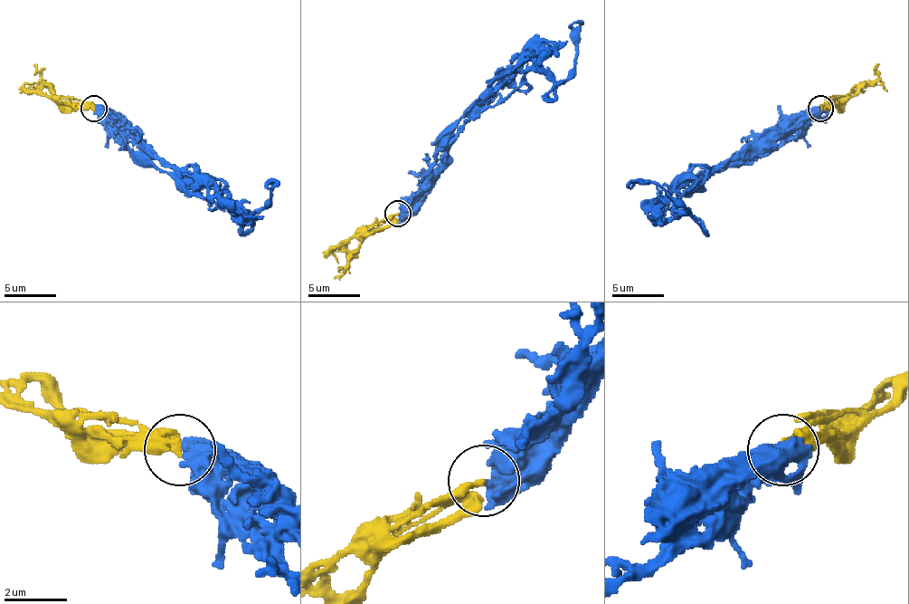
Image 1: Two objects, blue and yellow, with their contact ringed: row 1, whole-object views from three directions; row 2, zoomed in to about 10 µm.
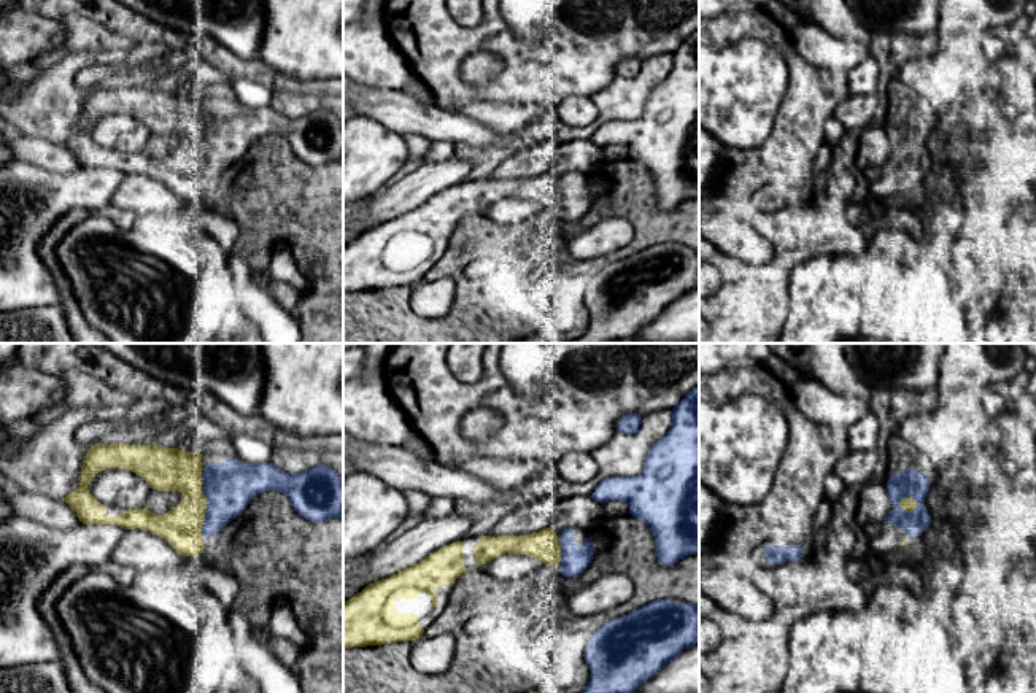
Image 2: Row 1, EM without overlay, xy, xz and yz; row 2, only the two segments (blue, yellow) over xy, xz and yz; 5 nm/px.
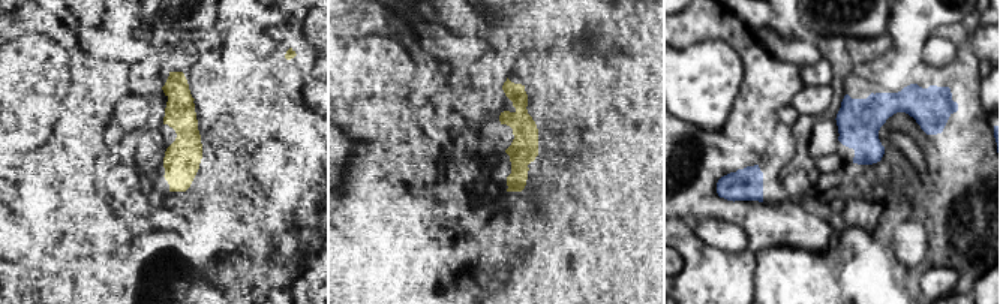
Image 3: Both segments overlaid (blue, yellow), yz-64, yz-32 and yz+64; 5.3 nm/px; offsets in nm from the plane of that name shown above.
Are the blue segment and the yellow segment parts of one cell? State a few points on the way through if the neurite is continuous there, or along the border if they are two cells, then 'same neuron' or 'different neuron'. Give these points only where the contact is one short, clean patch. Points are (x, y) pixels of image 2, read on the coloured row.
same neuron

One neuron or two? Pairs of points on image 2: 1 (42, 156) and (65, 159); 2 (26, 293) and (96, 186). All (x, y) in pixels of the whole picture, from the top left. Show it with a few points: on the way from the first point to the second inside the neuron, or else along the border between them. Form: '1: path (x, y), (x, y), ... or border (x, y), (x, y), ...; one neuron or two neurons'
1: path (48, 156), (59, 159); one neuron
2: path (26, 261), (26, 232), (64, 194); one neuron

